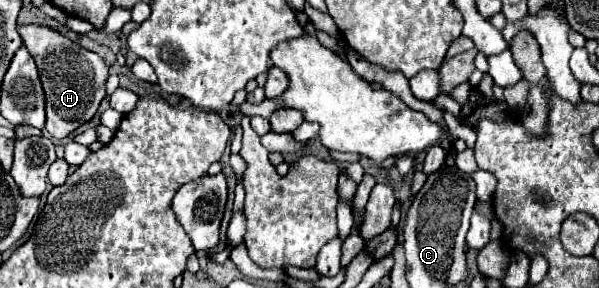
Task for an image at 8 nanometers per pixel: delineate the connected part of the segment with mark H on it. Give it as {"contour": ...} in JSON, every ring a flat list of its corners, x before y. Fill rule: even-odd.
{"contour":[[25,25,17,29,23,45,31,53,31,57,37,63,43,91,45,91,45,129,55,139,65,139,69,133,73,133,77,127,93,119,97,113,99,103,107,95,105,83,109,79,109,67,105,61,87,49,83,49,79,43,63,37,55,29,43,27,43,25]]}

